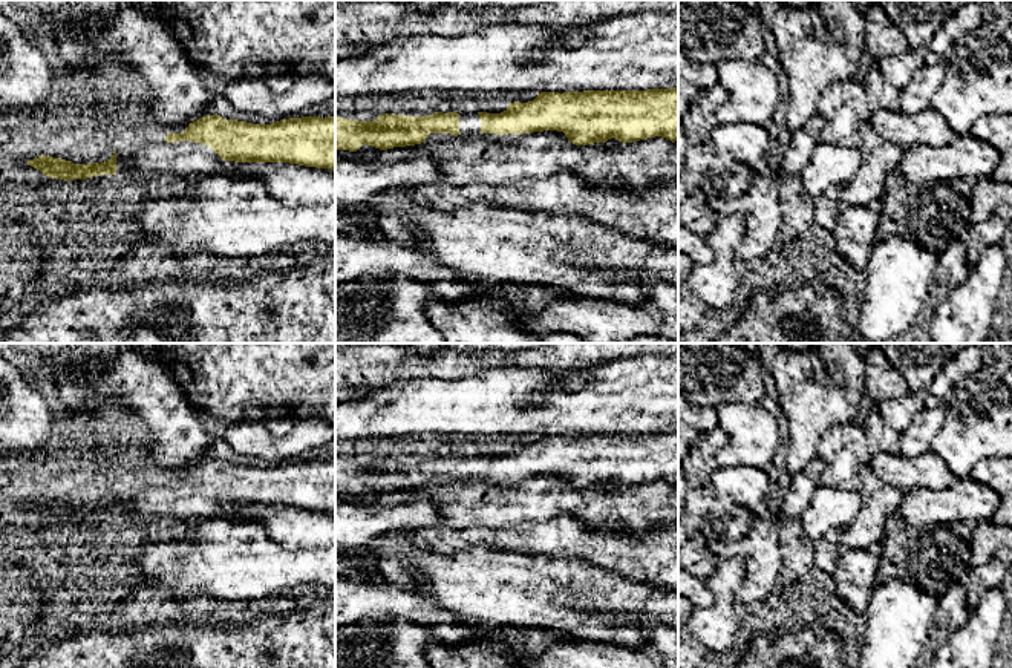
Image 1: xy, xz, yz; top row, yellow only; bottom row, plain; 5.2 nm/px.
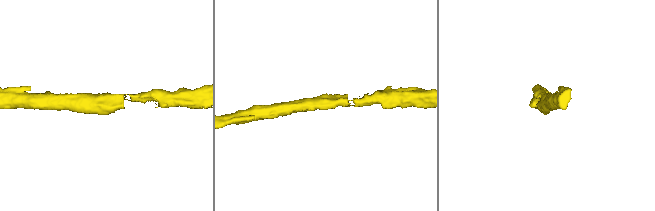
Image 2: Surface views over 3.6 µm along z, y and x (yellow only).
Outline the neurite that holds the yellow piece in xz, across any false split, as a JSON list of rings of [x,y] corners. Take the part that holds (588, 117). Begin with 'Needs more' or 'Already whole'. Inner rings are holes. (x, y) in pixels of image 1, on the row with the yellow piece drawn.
Needs more. [[[678,86],[648,90],[583,90],[583,92],[540,92],[533,101],[510,103],[501,113],[442,113],[427,116],[404,116],[383,113],[374,121],[335,118],[335,149],[357,152],[367,144],[380,150],[415,146],[430,133],[470,135],[521,135],[544,130],[563,132],[576,146],[606,142],[611,138],[620,142],[634,142],[654,136],[678,141]]]

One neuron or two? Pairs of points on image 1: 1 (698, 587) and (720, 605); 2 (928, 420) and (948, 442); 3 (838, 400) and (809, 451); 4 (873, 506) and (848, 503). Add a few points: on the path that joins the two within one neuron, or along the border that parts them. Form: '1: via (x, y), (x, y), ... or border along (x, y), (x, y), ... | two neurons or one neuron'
1: border along (703, 579), (712, 602), (694, 609) | two neurons
2: border along (943, 405), (943, 422), (930, 449) | two neurons
3: via (825, 412), (809, 429), (809, 438) | one neuron
4: border along (859, 492), (861, 510), (839, 530) | two neurons

